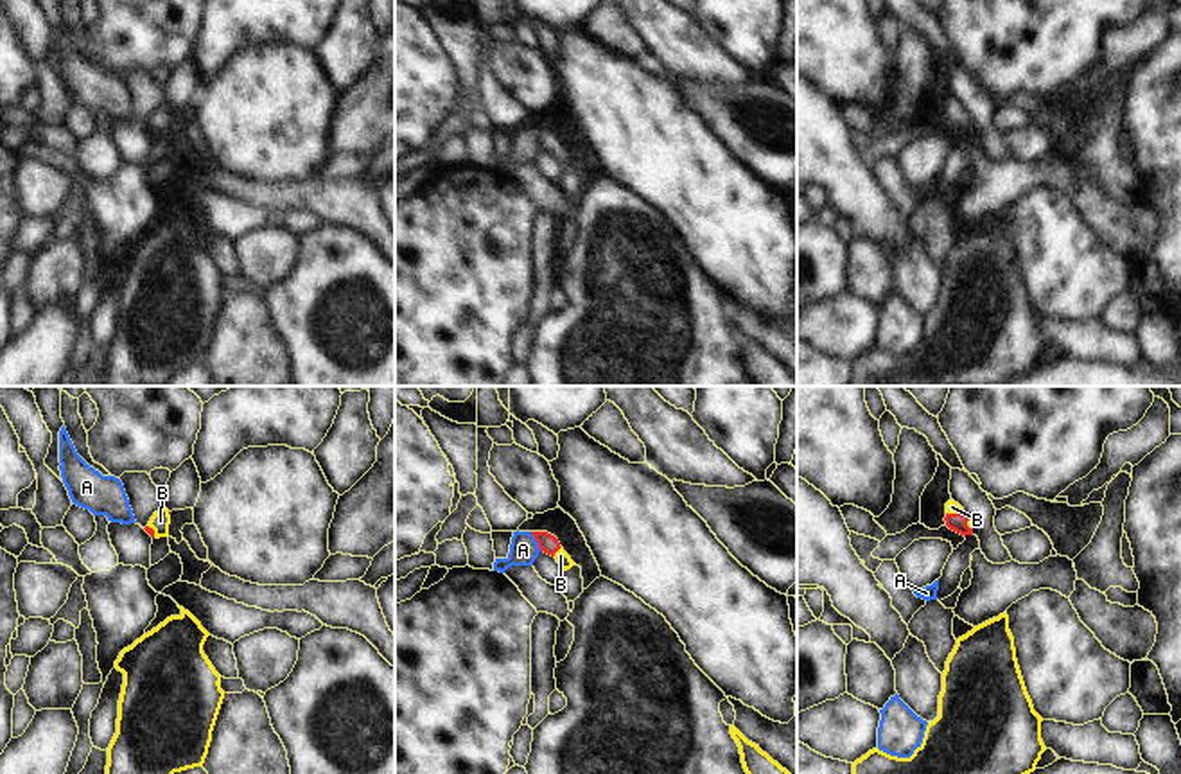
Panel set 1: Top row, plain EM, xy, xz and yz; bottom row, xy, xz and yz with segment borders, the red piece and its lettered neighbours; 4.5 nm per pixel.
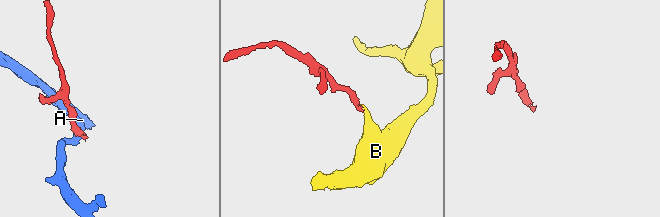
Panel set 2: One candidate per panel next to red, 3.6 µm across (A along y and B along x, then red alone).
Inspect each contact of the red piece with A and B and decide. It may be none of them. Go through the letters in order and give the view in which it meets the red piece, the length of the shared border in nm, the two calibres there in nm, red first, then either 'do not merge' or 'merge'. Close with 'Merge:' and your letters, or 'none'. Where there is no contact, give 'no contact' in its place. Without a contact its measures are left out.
A: meets red in xz; contact 100 nm long; 90 nm thick on the red side, 130 nm on the other; do not merge
B: meets red in yz; contact 90 nm long; 80 nm thick on the red side, 60 nm on the other; merge
Merge: B

